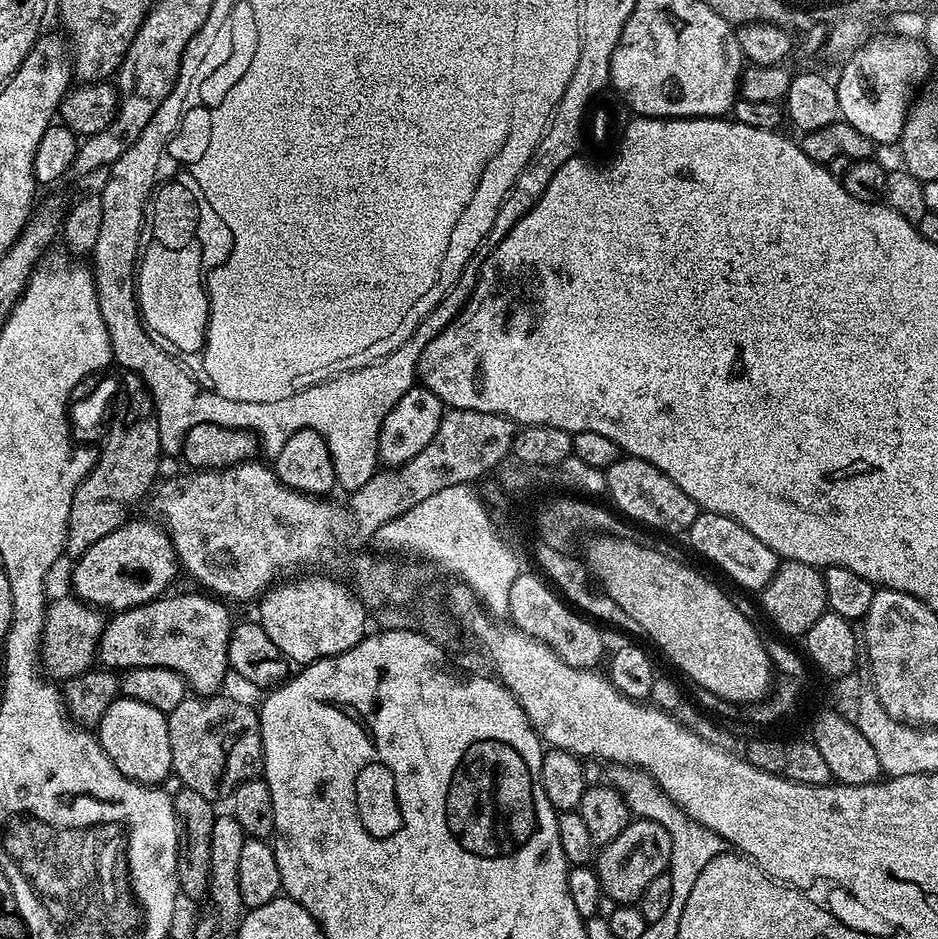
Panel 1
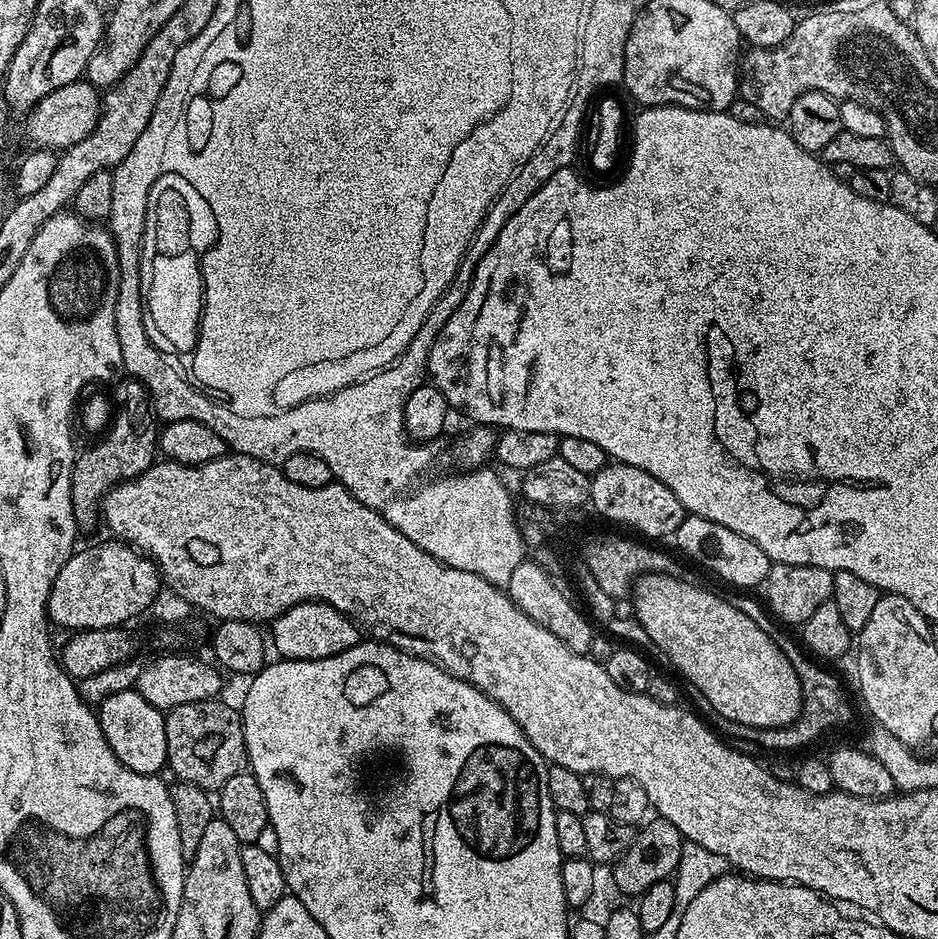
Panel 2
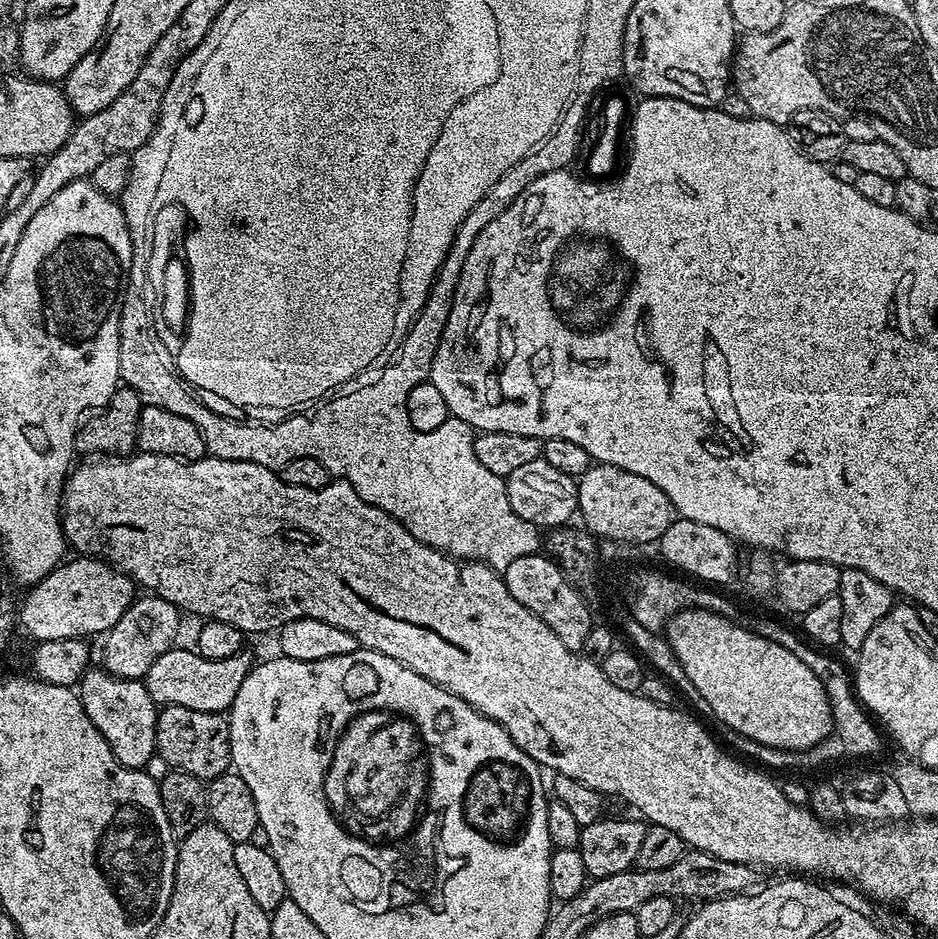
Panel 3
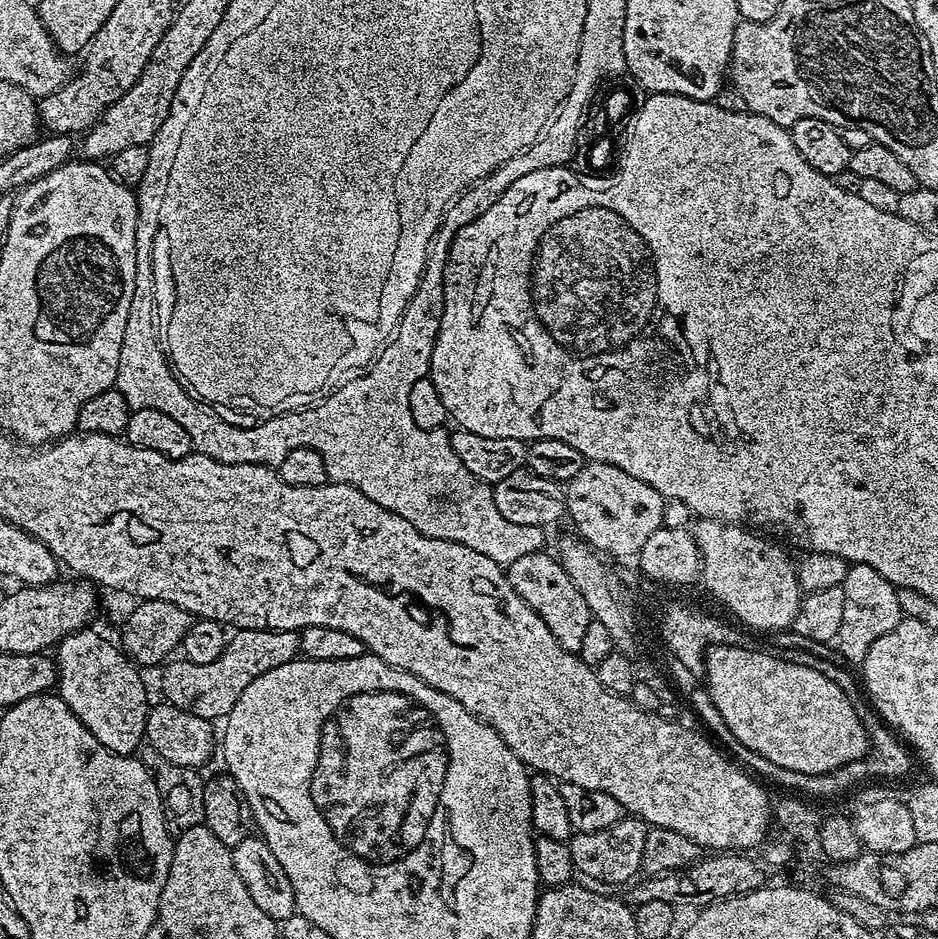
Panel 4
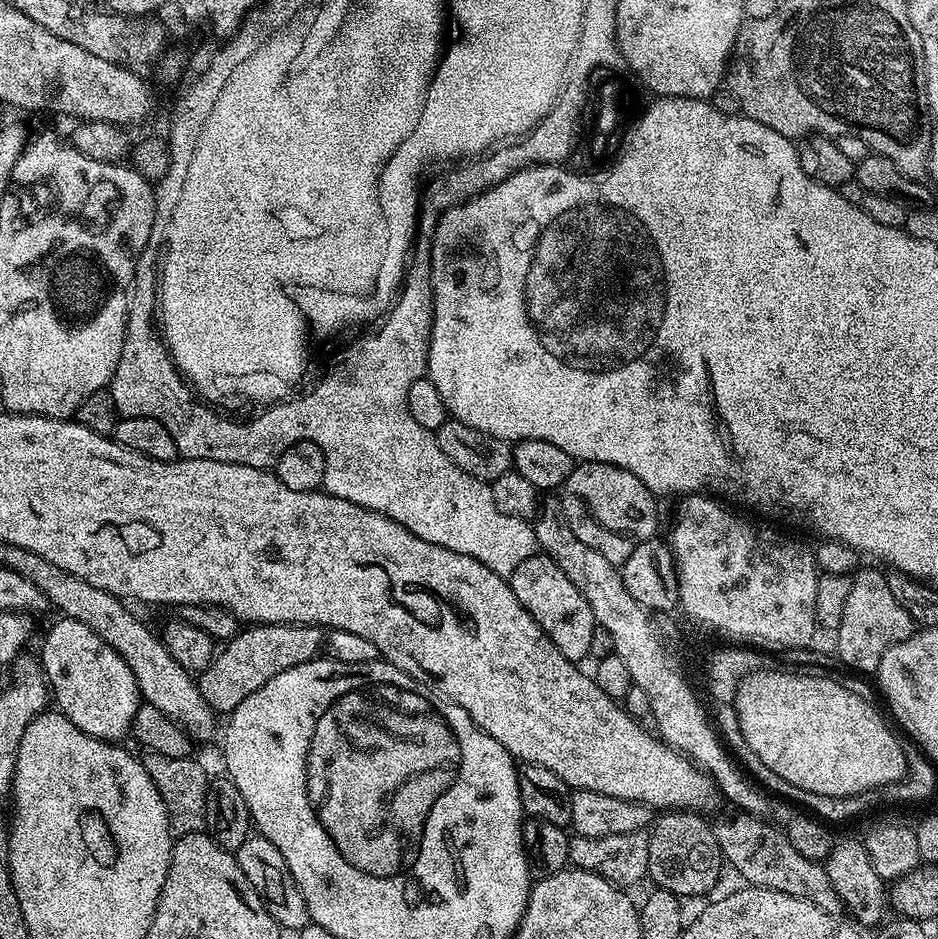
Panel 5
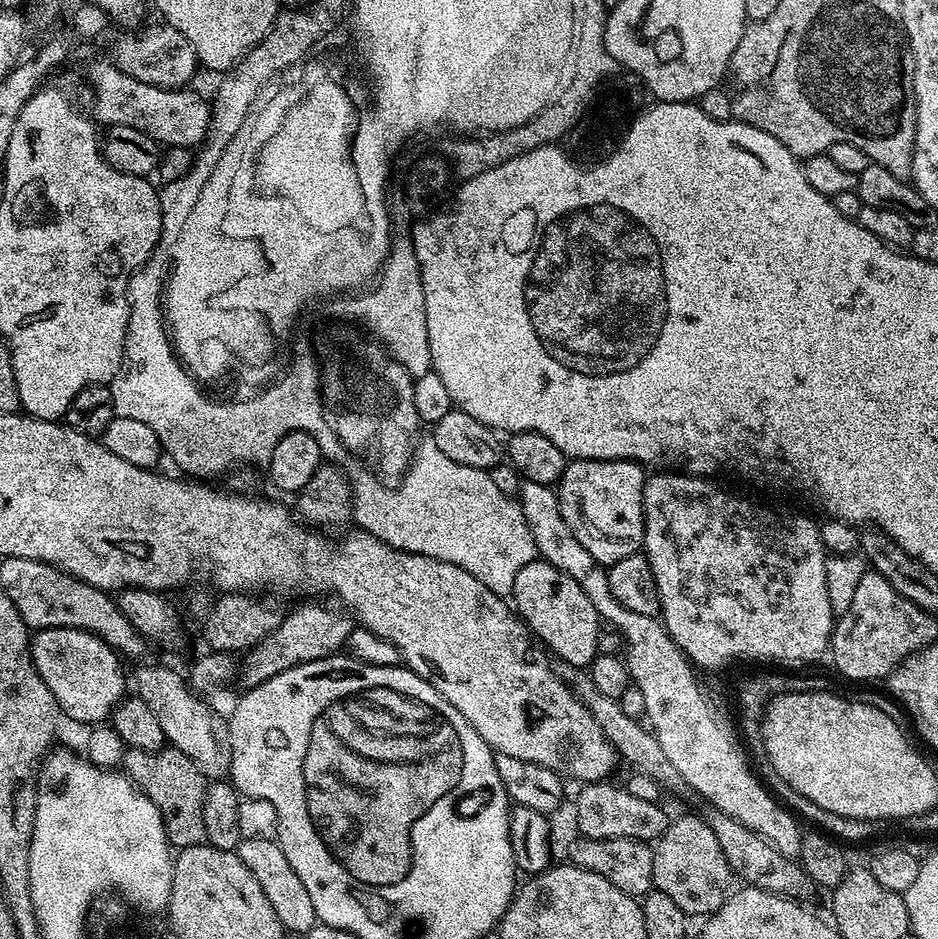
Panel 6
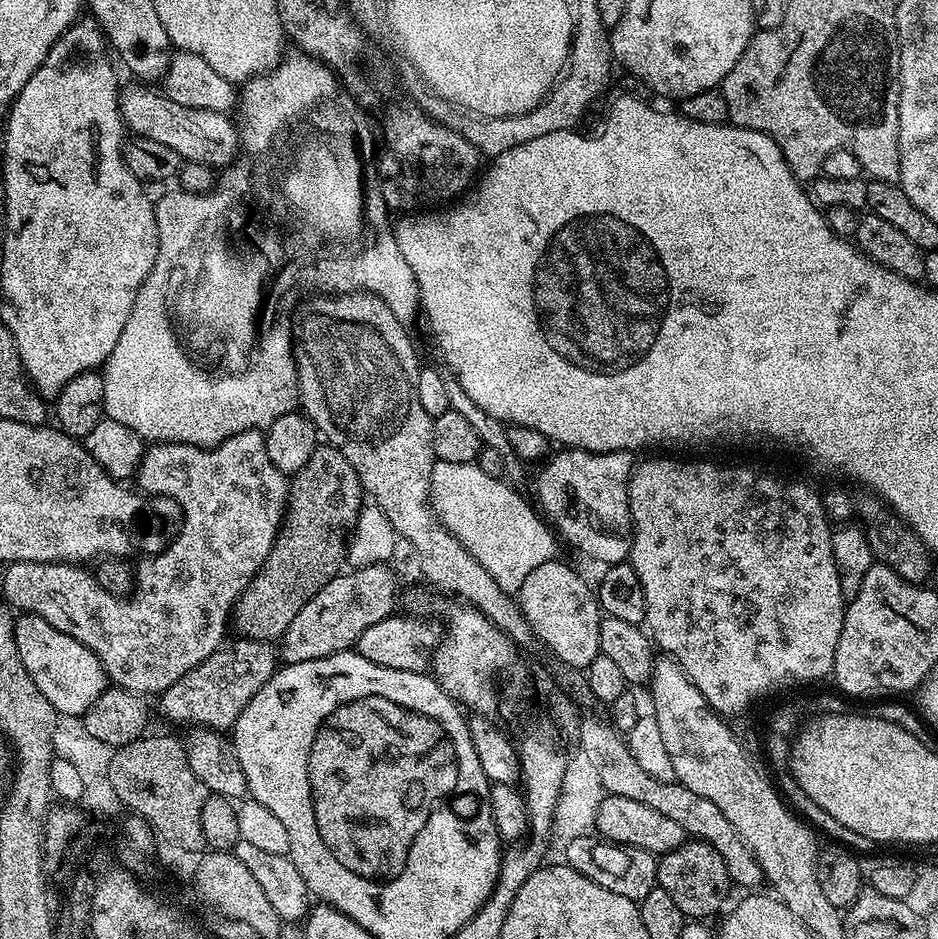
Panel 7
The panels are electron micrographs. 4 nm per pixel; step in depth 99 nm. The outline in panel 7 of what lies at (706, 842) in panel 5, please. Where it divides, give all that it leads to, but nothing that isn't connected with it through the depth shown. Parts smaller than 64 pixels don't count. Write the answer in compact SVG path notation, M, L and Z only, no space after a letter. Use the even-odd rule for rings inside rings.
M695 838L689 839L682 846L674 850L663 853L656 861L656 883L670 898L674 898L678 910L686 918L700 922L704 916L712 916L724 904L724 899L728 896L730 881L728 879L728 867L714 850L714 846L705 844L704 841Z

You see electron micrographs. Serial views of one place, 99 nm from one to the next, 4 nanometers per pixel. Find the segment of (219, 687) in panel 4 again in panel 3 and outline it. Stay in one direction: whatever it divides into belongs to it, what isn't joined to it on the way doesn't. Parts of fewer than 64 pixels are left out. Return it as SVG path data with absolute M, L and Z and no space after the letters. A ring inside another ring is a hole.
M177 646L154 661L143 682L150 698L158 706L186 706L190 710L224 714L231 709L238 686L242 686L246 674L253 667L254 659L248 650L241 650L225 660L214 661L213 658L200 656L191 647Z

